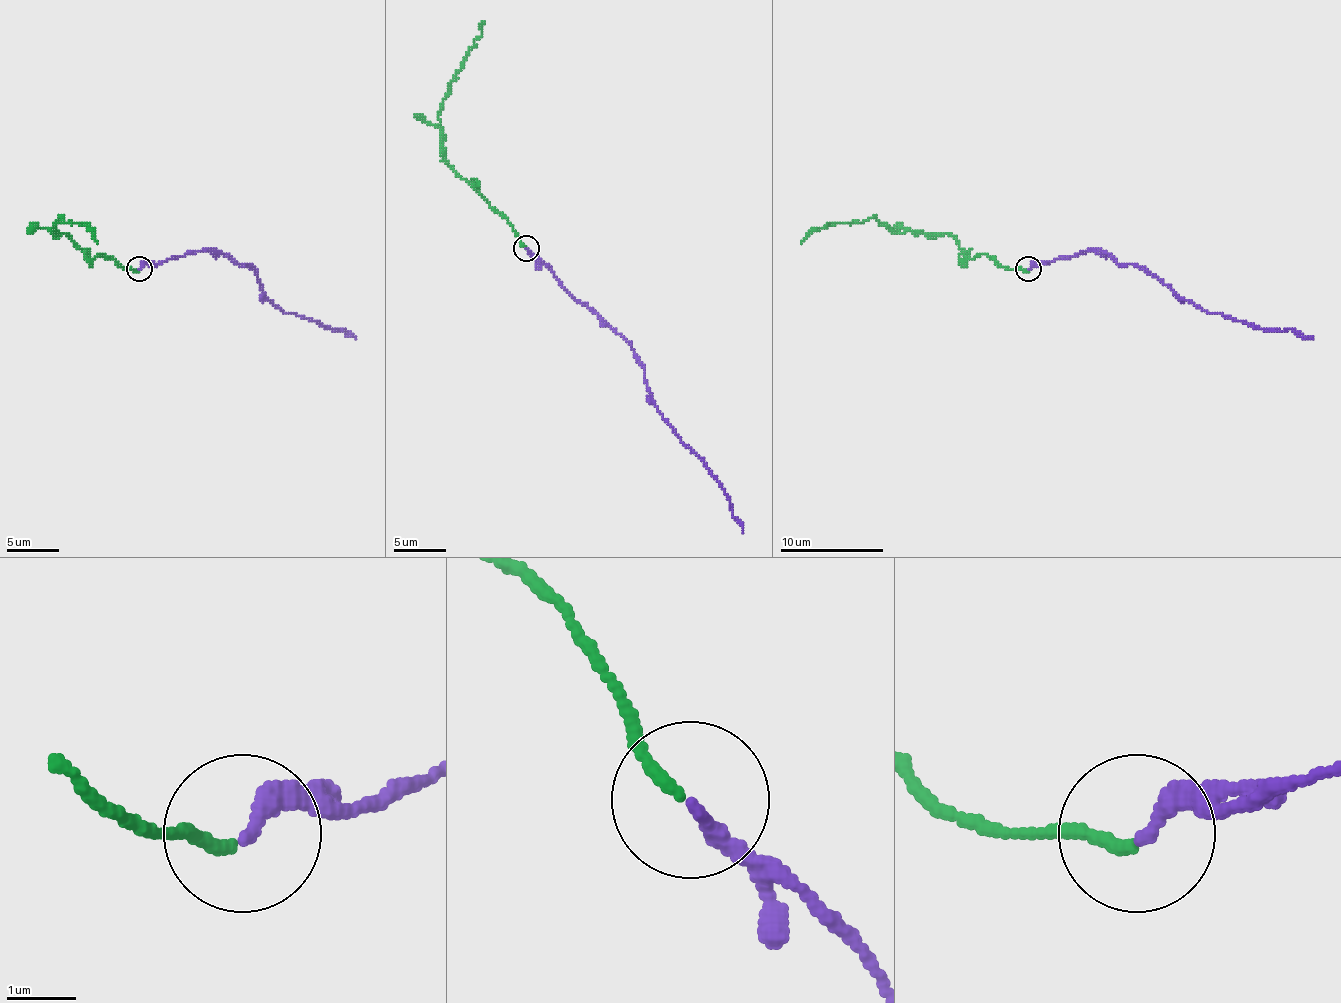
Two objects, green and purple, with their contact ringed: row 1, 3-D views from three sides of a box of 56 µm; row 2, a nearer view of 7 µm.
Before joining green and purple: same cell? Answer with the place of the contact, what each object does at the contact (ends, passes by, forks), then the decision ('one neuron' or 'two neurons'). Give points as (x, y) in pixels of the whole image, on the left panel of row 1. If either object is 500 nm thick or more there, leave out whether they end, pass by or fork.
place (139, 268); green ends; purple ends; one neuron

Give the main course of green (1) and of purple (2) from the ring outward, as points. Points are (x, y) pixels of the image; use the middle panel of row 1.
1: (525, 248), (512, 225), (443, 158), (437, 111), (484, 21)
2: (525, 248), (577, 300), (626, 339), (644, 375), (647, 391), (668, 424), (722, 486), (743, 533)

